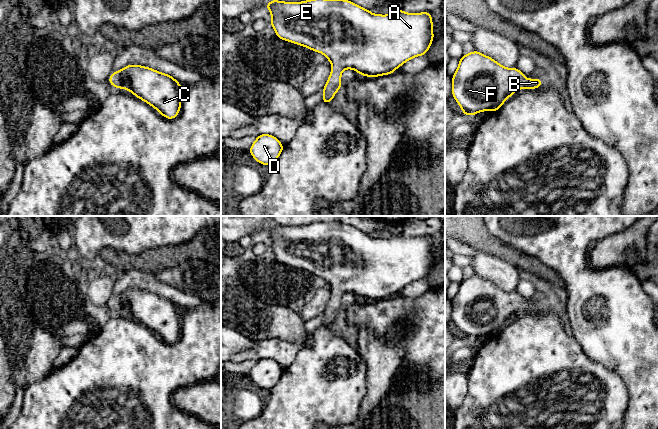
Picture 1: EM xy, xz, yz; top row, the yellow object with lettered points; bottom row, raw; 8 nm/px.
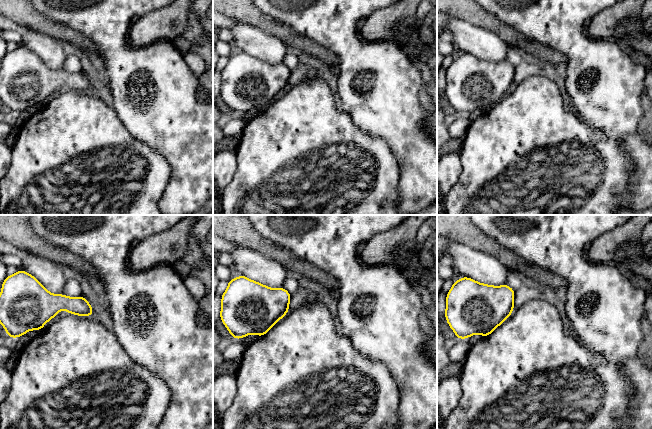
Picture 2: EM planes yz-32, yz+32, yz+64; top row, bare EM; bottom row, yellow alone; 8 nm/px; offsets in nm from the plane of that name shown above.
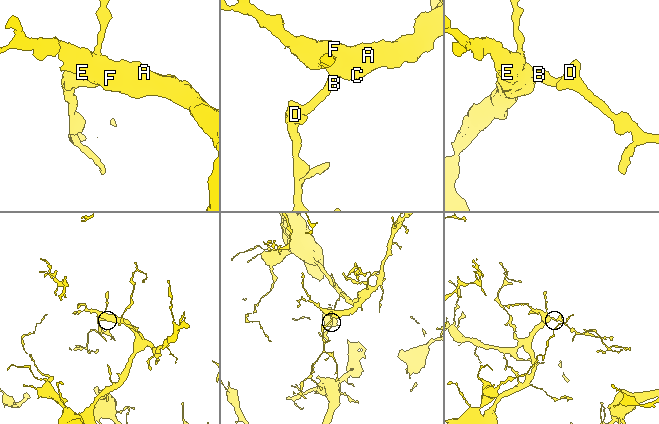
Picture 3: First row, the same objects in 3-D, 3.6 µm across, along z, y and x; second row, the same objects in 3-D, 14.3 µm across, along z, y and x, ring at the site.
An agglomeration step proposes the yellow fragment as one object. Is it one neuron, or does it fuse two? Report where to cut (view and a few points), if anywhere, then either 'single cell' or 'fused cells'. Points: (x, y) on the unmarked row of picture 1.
cut none; single cell

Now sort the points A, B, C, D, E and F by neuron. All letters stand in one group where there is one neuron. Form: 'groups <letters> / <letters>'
groups A B C D E F

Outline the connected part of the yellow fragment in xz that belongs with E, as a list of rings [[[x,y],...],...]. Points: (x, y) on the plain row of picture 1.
[[[314,222],[301,226],[284,226],[284,225],[272,223],[264,231],[267,232],[271,237],[272,243],[269,246],[269,248],[274,252],[277,262],[291,266],[293,268],[301,269],[315,276],[322,277],[323,279],[326,280],[328,285],[331,287],[333,292],[331,293],[328,304],[322,314],[323,321],[321,326],[325,328],[329,328],[331,324],[334,324],[334,320],[336,316],[342,312],[341,299],[344,293],[353,293],[361,300],[368,300],[370,302],[383,300],[383,299],[390,299],[394,297],[397,292],[402,290],[410,283],[414,281],[426,279],[434,263],[433,246],[432,246],[432,239],[430,235],[421,236],[421,237],[405,237],[403,233],[399,233],[396,235],[391,235],[388,239],[373,238],[370,236],[370,234],[362,232],[361,230],[357,229],[352,225],[348,225],[340,222],[337,223]]]

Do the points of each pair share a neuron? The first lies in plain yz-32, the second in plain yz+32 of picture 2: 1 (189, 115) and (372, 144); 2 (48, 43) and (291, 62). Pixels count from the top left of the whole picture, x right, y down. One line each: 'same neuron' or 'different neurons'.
1: different neurons
2: different neurons

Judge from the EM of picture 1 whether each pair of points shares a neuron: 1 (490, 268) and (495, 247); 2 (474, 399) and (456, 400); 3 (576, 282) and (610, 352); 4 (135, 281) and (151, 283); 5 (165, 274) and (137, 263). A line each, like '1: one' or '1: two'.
1: two
2: two
3: one
4: one
5: two

